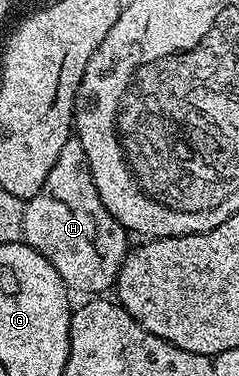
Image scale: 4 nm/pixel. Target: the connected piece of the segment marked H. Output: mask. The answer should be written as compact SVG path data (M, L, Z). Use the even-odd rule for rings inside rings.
M71 136L61 147L61 155L57 155L57 163L53 163L53 171L45 175L45 183L36 197L31 198L23 207L23 235L22 240L33 251L37 251L57 267L57 275L61 275L72 294L103 295L114 286L123 261L129 252L129 234L101 203L97 195L97 187L93 183L93 175L89 171L89 163L85 155L85 147L81 147L78 137Z

